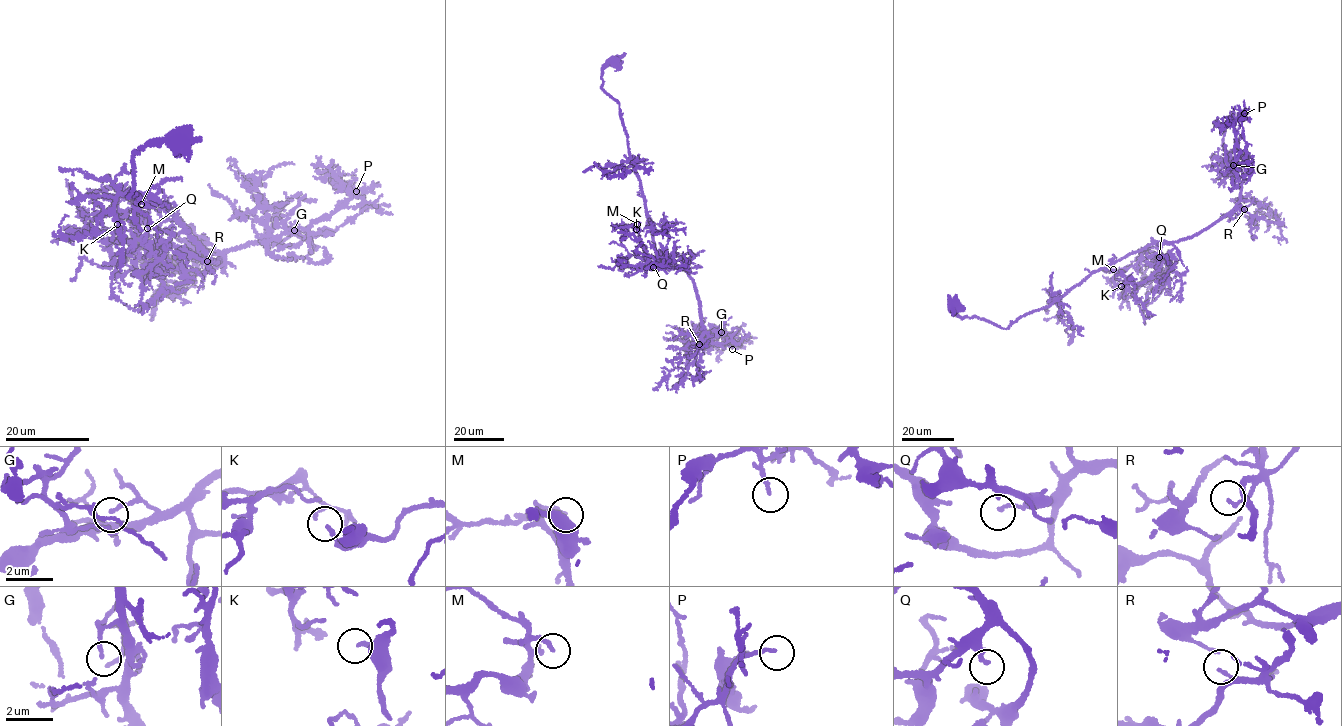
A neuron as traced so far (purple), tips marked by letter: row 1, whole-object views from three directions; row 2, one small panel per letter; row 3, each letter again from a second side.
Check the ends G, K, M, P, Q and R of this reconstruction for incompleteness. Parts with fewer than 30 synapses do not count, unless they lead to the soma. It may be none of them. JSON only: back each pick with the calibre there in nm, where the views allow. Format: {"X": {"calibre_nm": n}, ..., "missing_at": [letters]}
{"P": {"calibre_nm": 150}, "missing_at": ["P"]}

